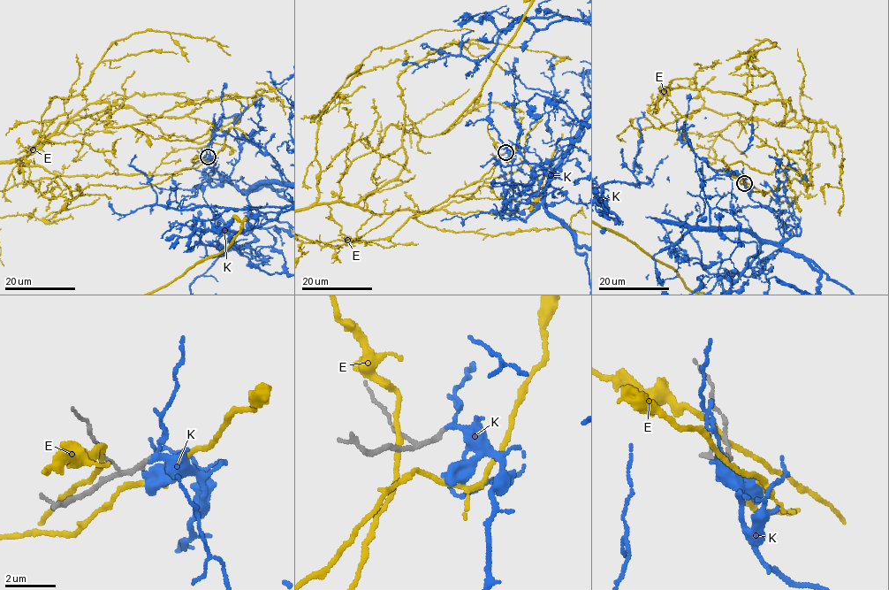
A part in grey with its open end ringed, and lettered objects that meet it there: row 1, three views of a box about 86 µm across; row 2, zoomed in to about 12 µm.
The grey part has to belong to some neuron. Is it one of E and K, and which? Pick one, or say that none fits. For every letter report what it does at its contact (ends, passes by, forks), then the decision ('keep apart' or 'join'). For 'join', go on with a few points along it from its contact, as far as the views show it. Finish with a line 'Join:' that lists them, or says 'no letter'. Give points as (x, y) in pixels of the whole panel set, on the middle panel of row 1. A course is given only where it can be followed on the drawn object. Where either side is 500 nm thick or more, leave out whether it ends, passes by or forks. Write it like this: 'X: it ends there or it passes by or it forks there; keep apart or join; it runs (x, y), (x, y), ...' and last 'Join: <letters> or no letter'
E: it passes by; keep apart
K: it passes by; join
Join: K

